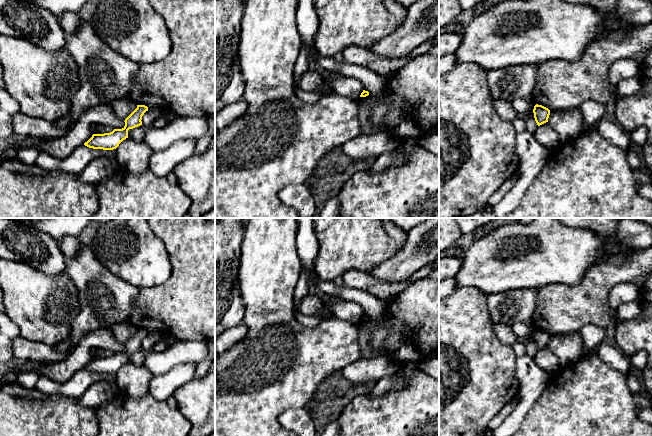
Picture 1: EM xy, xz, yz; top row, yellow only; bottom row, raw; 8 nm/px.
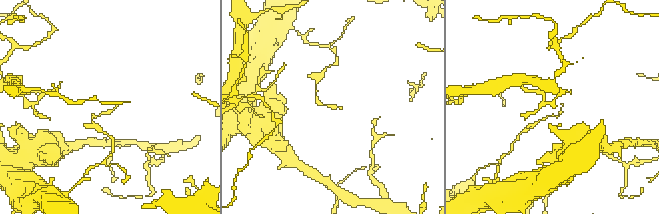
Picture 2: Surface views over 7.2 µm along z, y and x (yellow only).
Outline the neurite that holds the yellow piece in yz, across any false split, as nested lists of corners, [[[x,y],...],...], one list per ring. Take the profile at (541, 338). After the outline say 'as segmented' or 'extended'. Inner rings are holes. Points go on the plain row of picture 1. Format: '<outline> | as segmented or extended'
[[[536,328],[533,333],[534,342],[538,350],[548,346],[550,334],[542,329]]] | as segmented

